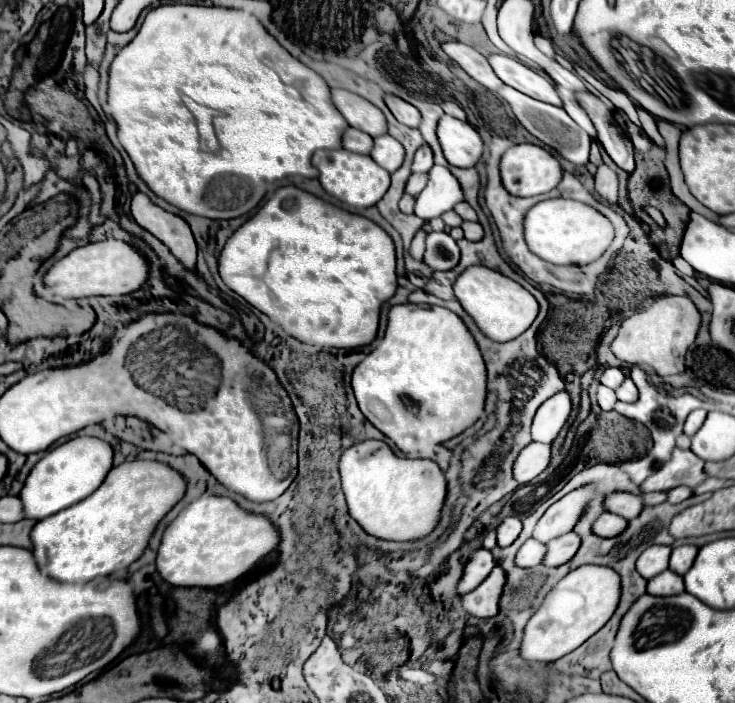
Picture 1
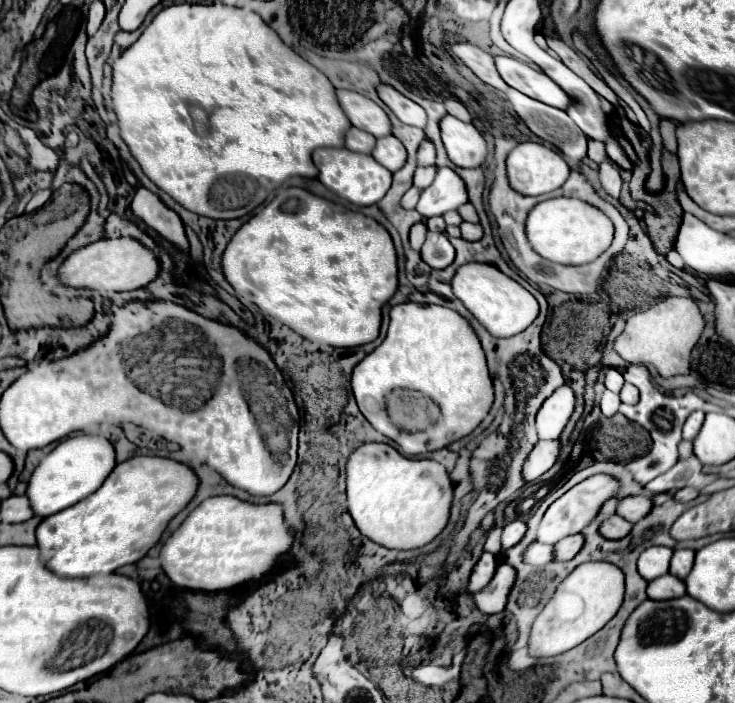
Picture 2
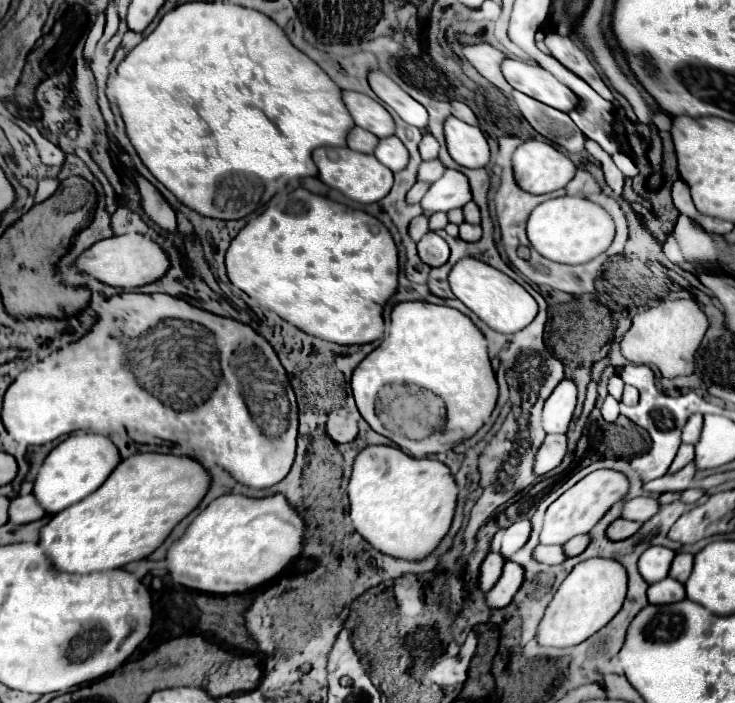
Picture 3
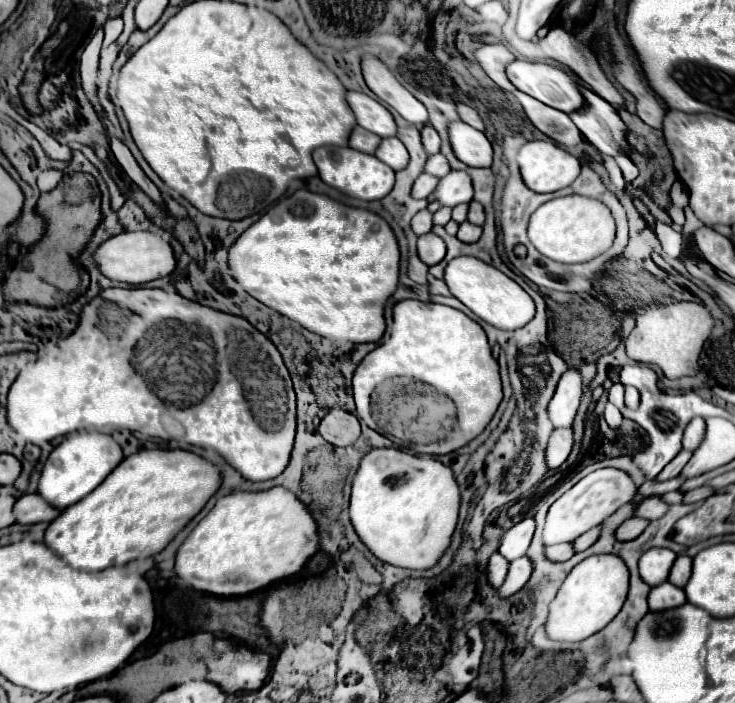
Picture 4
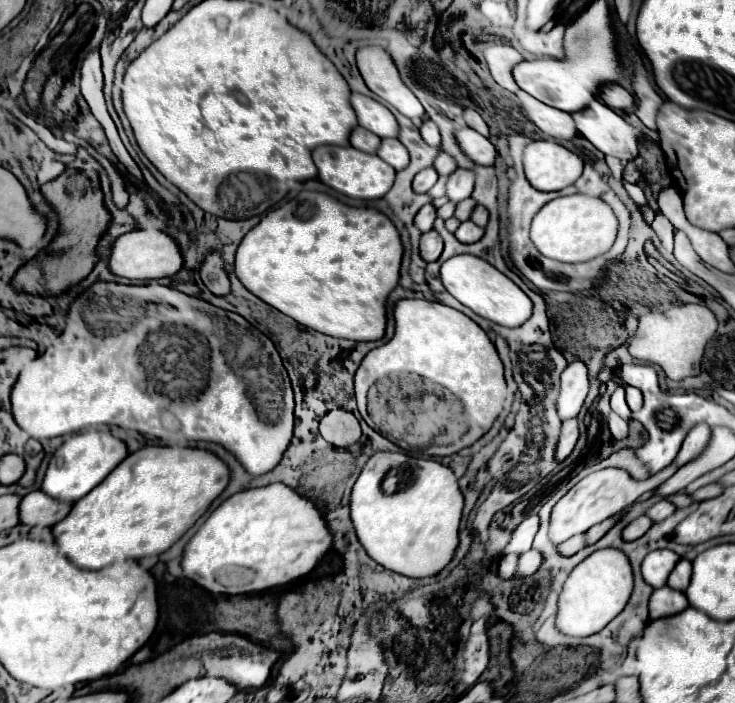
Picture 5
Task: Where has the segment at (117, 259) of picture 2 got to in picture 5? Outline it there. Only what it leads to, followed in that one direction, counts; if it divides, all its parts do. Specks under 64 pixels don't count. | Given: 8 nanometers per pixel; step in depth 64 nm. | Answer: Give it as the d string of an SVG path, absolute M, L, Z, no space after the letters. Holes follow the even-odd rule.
M132 230L122 234L114 240L108 270L120 278L128 280L154 280L154 278L168 278L174 276L182 268L182 254L172 238L168 238L160 230Z

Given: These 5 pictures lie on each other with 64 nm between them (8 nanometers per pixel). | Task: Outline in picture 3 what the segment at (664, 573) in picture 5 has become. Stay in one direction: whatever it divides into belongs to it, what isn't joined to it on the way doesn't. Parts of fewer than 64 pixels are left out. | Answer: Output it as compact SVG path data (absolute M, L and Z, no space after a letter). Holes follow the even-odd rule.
M664 546L648 548L638 560L638 570L640 570L642 578L648 584L654 584L654 582L666 578L674 556L676 556L676 552L670 548L664 548Z

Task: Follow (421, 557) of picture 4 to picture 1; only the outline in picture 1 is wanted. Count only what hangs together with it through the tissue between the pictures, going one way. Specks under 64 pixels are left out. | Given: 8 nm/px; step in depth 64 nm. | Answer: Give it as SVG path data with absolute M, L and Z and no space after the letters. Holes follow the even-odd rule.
M366 440L346 448L338 468L350 516L368 534L382 540L416 540L438 524L446 480L436 462L398 458L386 442Z

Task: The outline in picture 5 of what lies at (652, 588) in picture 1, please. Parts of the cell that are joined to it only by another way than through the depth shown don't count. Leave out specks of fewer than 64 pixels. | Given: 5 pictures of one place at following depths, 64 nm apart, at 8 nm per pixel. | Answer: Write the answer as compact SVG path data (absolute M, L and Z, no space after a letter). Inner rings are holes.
M656 588L652 592L650 600L650 618L660 618L660 616L672 616L676 612L682 612L688 608L688 600L684 592L674 590L674 588Z

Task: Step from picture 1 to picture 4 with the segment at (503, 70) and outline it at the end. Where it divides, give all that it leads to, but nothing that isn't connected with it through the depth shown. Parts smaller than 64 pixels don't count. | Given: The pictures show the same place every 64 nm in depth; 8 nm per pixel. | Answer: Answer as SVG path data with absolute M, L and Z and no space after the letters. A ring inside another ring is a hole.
M514 60L506 68L506 76L524 94L566 114L578 110L584 102L576 76L572 76L562 66Z

